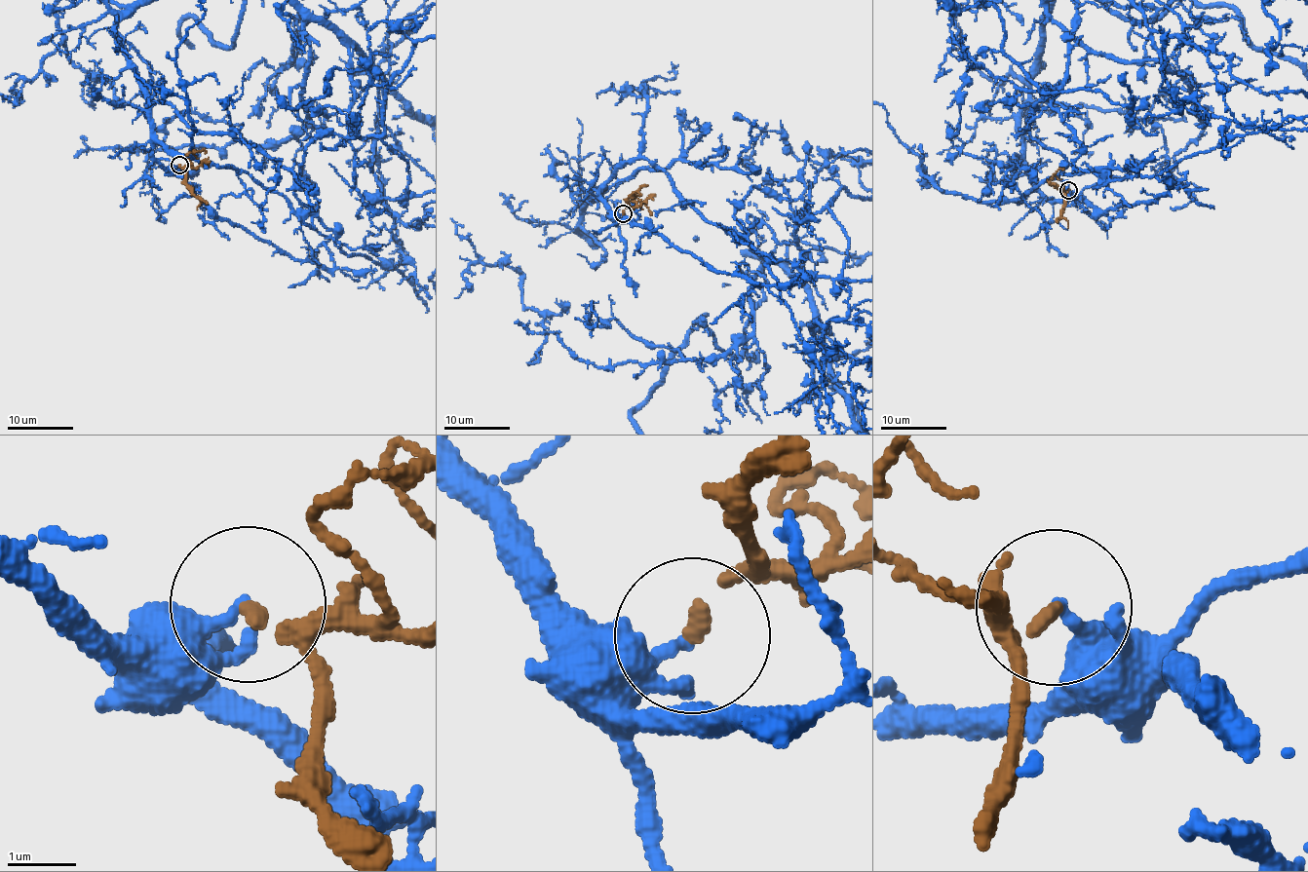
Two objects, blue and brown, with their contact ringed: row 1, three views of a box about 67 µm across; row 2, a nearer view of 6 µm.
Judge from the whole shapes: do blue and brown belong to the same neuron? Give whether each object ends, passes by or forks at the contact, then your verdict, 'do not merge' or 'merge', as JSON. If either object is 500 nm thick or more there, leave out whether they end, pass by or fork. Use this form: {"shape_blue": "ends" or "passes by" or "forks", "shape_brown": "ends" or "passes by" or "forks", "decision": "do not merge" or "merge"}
{"shape_blue": "ends", "shape_brown": "ends", "decision": "do not merge"}

